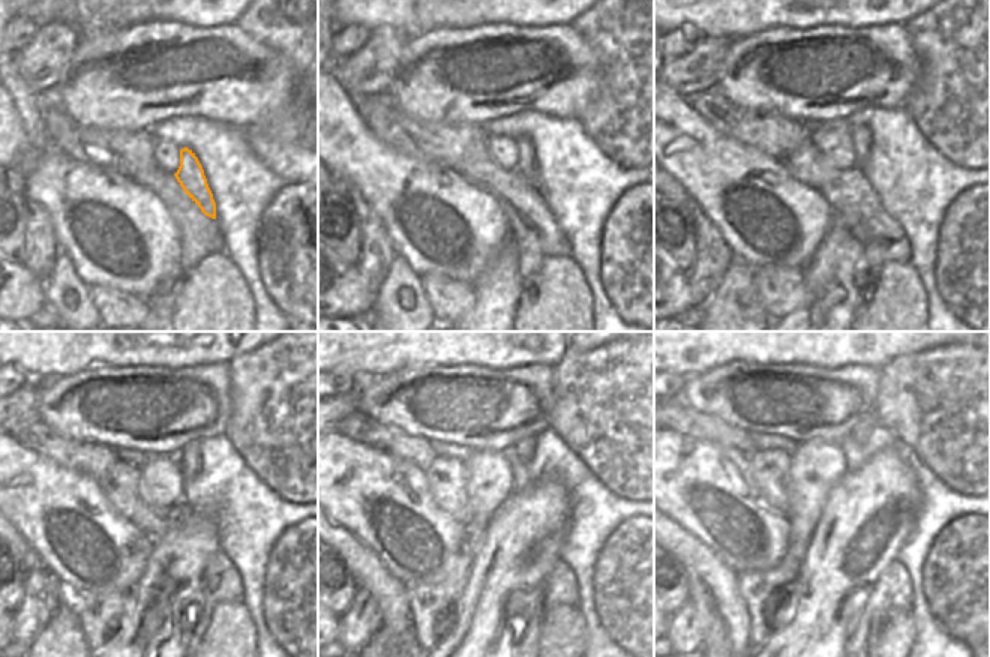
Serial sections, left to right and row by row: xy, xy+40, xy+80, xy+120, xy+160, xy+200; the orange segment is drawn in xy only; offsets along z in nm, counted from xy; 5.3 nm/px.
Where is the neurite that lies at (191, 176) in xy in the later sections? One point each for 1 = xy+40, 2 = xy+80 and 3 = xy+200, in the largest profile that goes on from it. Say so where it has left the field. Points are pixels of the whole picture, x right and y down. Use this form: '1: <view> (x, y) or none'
1: xy+40 (525, 165)
2: xy+80 (860, 134)
3: xy+200 (852, 446)

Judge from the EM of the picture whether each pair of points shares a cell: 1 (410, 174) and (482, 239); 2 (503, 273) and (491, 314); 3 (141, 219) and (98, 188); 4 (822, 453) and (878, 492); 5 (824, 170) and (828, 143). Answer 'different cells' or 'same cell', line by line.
1: same cell
2: same cell
3: same cell
4: different cells
5: different cells

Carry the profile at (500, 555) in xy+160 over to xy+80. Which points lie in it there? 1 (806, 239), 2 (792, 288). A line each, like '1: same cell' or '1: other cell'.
1: other cell
2: other cell

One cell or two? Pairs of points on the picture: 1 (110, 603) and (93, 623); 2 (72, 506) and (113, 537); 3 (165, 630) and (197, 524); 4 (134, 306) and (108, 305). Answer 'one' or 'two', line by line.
1: one
2: one
3: one
4: one

